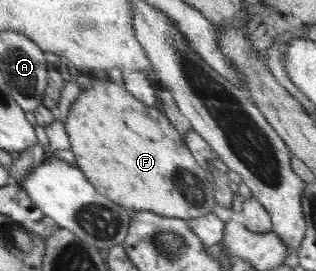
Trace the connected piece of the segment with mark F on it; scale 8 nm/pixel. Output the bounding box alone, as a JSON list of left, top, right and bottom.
[64,80,217,220]

